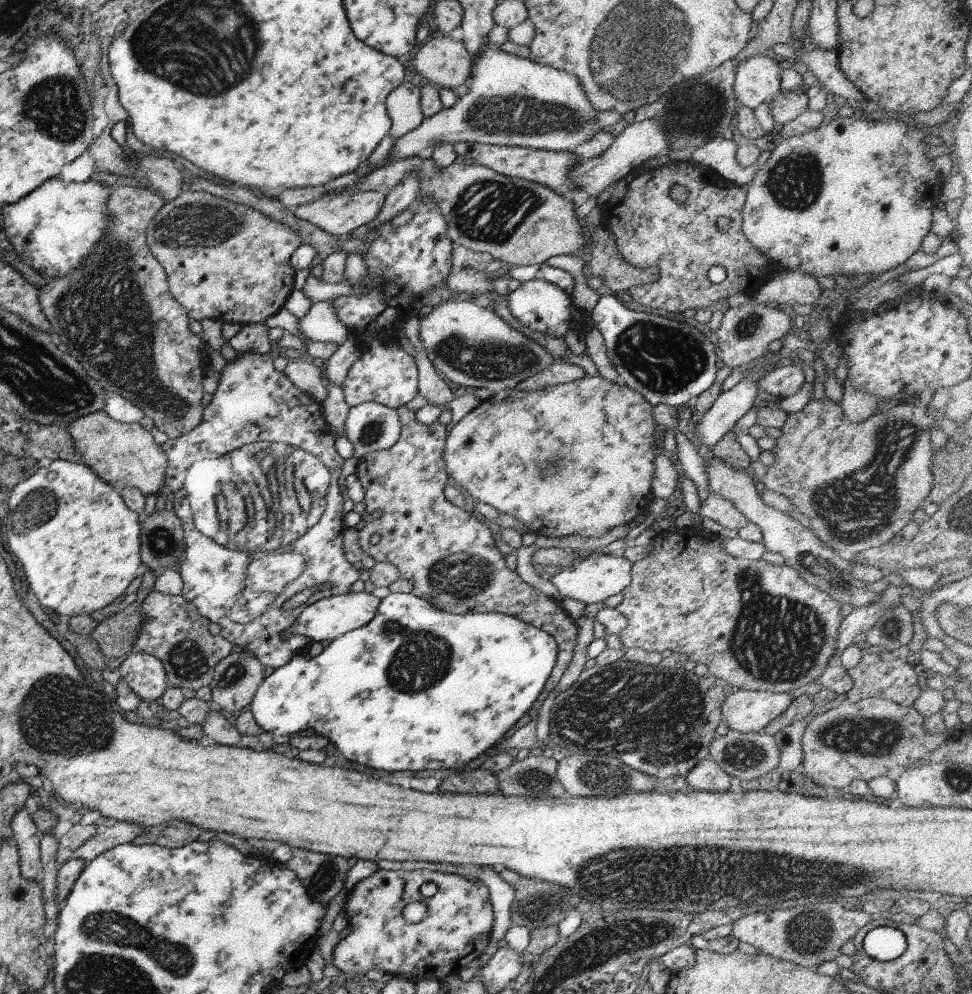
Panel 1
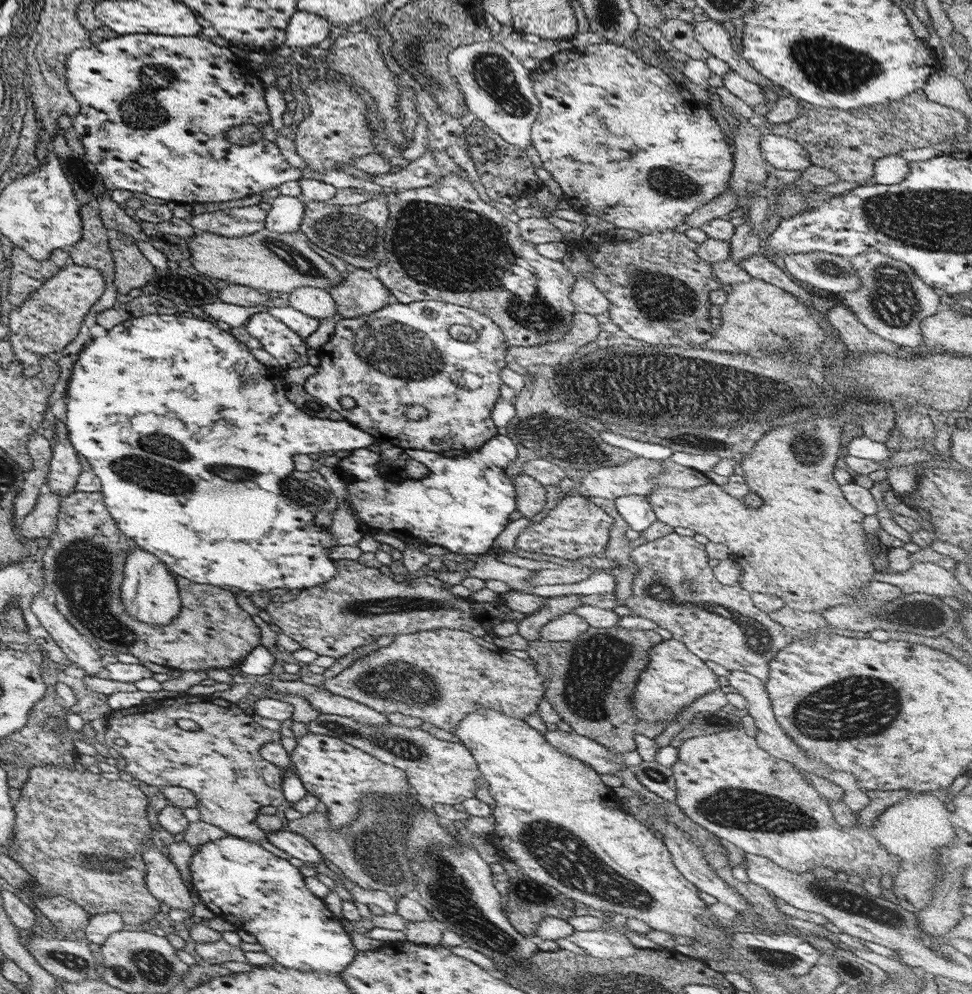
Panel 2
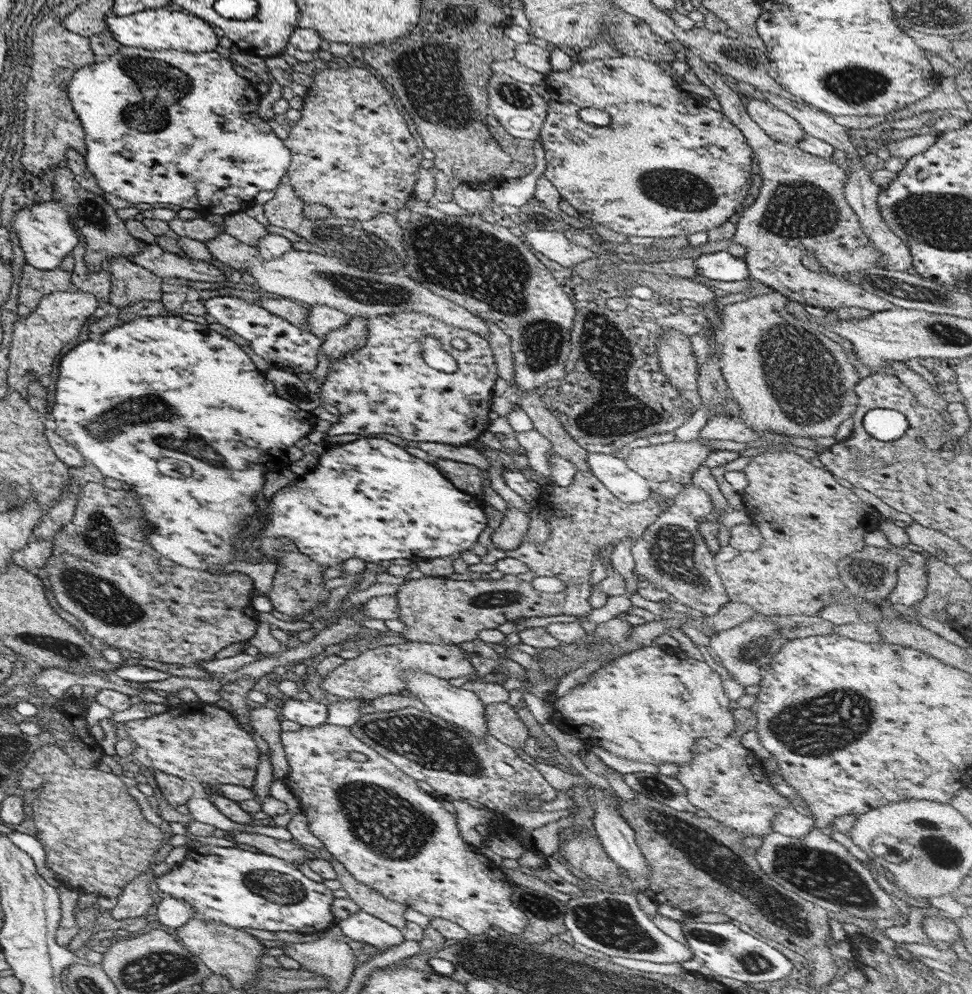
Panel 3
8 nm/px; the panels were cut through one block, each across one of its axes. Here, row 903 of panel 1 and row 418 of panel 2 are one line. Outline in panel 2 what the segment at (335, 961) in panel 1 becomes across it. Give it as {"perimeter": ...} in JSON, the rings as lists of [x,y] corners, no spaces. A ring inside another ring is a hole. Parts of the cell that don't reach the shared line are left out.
{"perimeter":[[[423,301],[411,302],[409,304],[401,304],[395,302],[390,305],[382,306],[380,309],[373,311],[366,315],[356,317],[342,317],[335,325],[332,334],[328,340],[319,347],[319,359],[320,363],[317,366],[315,374],[309,375],[305,382],[302,382],[302,386],[305,389],[305,393],[309,396],[313,396],[318,399],[322,405],[327,406],[331,411],[339,413],[343,417],[343,420],[349,422],[353,427],[359,428],[362,432],[371,436],[375,443],[389,443],[391,446],[399,447],[403,450],[417,450],[417,451],[429,451],[438,452],[451,450],[455,453],[463,453],[467,451],[473,451],[477,447],[481,447],[487,440],[490,440],[493,436],[497,435],[496,427],[490,420],[490,413],[495,406],[495,402],[499,400],[499,388],[501,388],[502,381],[499,379],[499,370],[504,367],[504,358],[506,353],[505,338],[497,328],[496,324],[493,324],[487,316],[465,308],[459,305],[447,304],[439,301]],[[451,324],[464,324],[469,327],[473,327],[477,331],[477,340],[473,343],[464,343],[459,340],[451,338],[447,333],[447,329]],[[339,398],[351,398],[355,403],[353,408],[349,410],[343,410],[341,404],[339,404]],[[407,406],[421,406],[425,408],[427,415],[420,420],[410,420],[405,415]]]}

